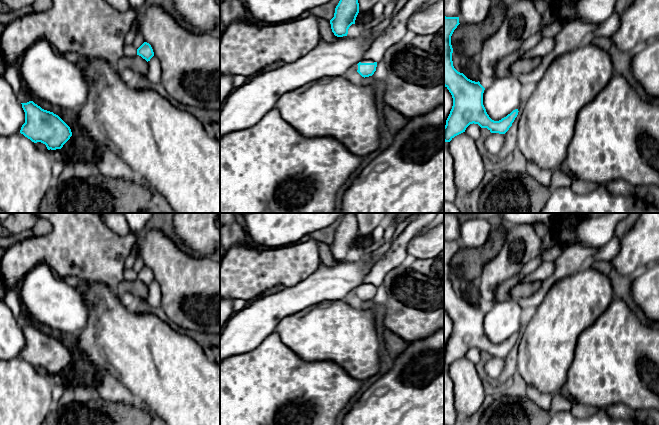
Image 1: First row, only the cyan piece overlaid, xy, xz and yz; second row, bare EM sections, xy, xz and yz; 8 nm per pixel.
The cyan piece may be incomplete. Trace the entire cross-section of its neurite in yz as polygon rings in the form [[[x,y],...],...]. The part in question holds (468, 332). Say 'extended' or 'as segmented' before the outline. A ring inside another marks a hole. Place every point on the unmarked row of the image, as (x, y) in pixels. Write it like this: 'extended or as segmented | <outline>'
as segmented | [[[444,240],[444,310],[453,322],[453,330],[444,350],[444,365],[450,366],[473,347],[487,352],[491,357],[505,358],[519,335],[515,333],[499,345],[492,344],[483,329],[485,312],[479,305],[468,303],[454,292],[451,260],[459,248],[459,241]]]

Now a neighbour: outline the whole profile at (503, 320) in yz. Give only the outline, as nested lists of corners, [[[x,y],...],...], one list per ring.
[[[517,300],[494,302],[483,317],[483,329],[489,341],[499,345],[522,328],[522,306]]]

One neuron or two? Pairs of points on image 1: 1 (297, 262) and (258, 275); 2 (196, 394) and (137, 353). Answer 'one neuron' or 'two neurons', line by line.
1: one neuron
2: one neuron

